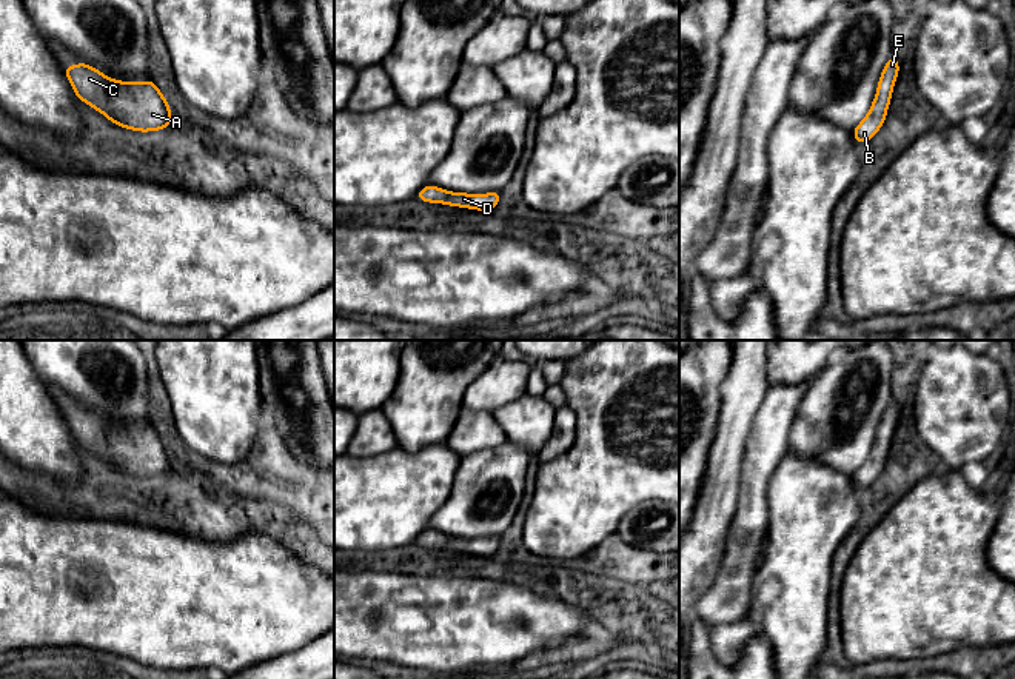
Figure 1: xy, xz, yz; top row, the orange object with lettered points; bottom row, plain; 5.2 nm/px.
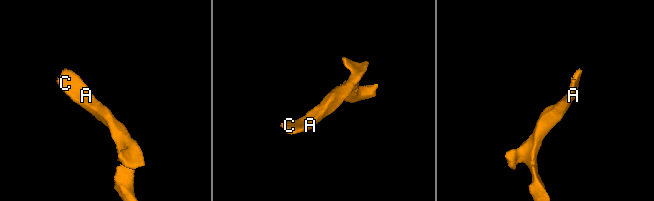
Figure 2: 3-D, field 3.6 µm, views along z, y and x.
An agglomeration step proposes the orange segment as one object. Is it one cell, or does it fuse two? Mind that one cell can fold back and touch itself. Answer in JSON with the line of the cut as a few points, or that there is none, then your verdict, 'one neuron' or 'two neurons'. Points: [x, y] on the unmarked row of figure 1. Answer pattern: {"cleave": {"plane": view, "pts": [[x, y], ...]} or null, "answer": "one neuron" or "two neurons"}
{"cleave": null, "answer": "one neuron"}

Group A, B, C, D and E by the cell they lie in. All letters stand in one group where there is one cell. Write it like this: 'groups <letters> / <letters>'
groups A B C D E

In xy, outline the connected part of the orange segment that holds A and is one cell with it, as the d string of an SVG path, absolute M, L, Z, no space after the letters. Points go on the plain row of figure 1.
M83 406L63 413L63 417L75 442L117 471L149 477L173 468L169 447L152 425L125 428Z

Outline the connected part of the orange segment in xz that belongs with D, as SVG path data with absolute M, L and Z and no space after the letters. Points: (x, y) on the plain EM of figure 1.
M427 530L416 539L416 544L427 548L442 548L448 551L493 557L493 554L497 551L497 547L501 545L501 540L501 536L485 539L468 539L453 537L439 531Z

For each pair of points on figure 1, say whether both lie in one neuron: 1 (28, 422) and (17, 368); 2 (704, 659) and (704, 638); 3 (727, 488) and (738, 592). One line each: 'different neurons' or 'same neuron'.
1: same neuron
2: same neuron
3: different neurons

